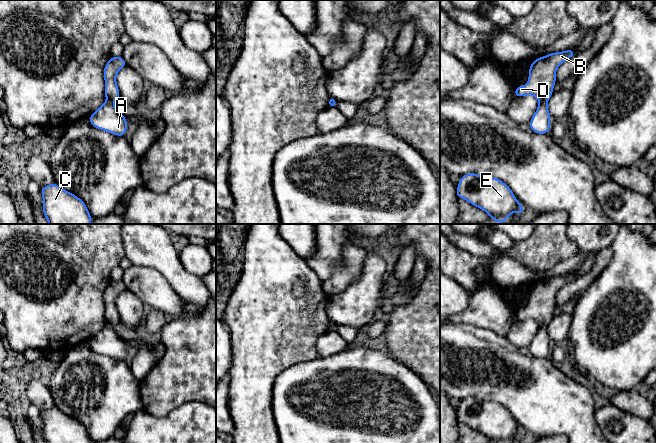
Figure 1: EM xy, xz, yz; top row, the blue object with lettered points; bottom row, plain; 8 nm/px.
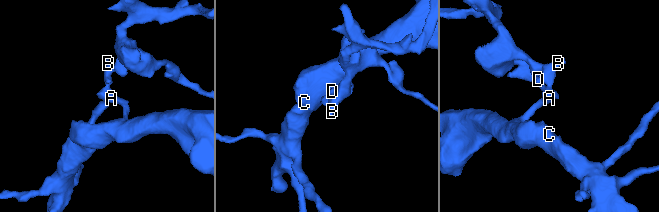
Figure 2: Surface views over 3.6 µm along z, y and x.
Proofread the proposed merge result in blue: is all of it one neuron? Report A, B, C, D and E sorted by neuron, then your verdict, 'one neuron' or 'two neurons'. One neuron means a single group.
groups A C E / B D; two neurons

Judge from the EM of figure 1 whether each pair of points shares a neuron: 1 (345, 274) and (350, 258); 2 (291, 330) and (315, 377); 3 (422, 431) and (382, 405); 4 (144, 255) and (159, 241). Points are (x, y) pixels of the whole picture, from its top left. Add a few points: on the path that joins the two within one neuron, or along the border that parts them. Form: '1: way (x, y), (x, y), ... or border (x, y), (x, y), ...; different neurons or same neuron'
1: way (349, 270), (350, 262); same neuron
2: border (318, 356), (299, 361), (285, 369); different neurons
3: way (412, 431), (408, 431), (392, 415); same neuron
4: way (148, 251), (155, 244); same neuron

